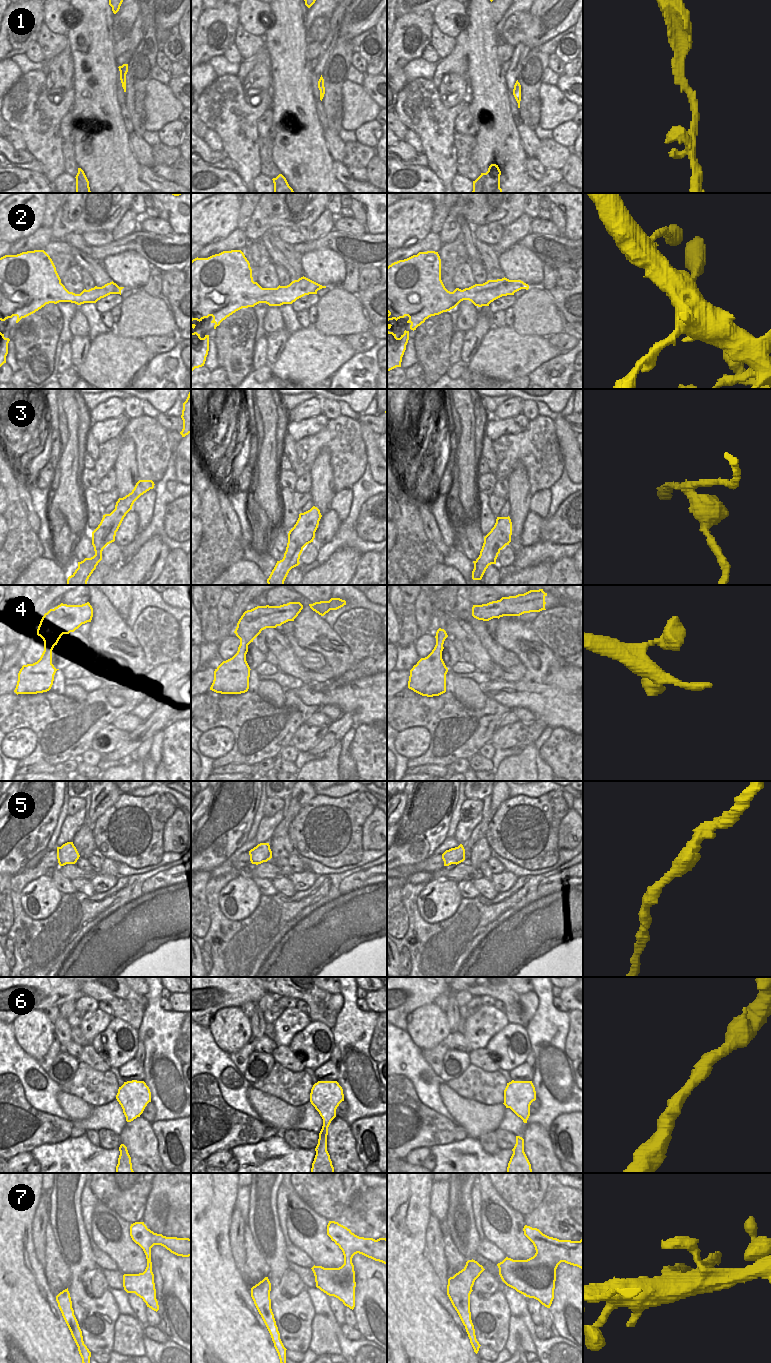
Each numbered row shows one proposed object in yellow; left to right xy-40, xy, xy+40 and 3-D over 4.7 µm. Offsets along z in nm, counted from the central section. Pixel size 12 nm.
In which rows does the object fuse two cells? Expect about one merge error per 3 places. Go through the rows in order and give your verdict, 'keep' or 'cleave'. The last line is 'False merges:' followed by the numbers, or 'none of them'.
1: keep
2: keep
3: cleave
4: keep
5: keep
6: keep
7: cleave
False merges: 3, 7

